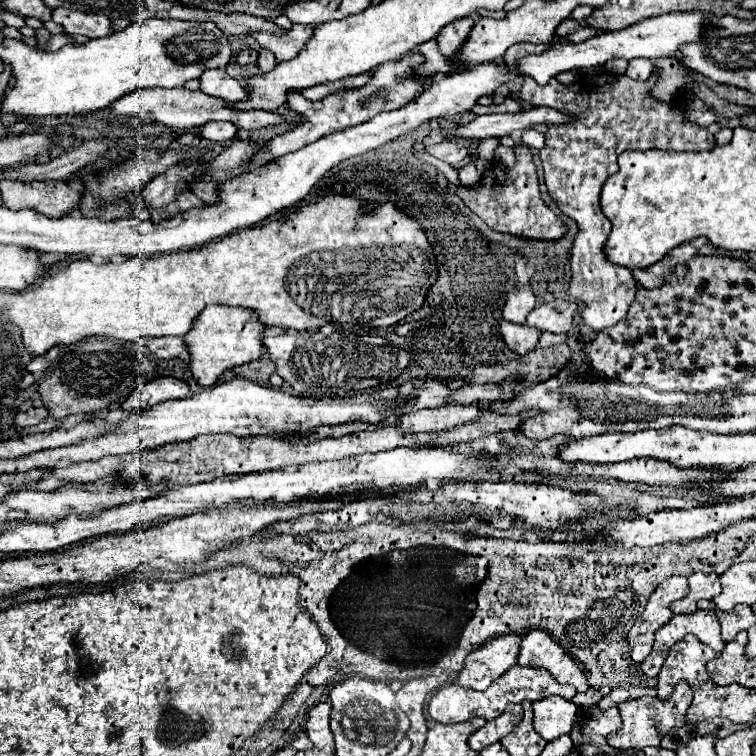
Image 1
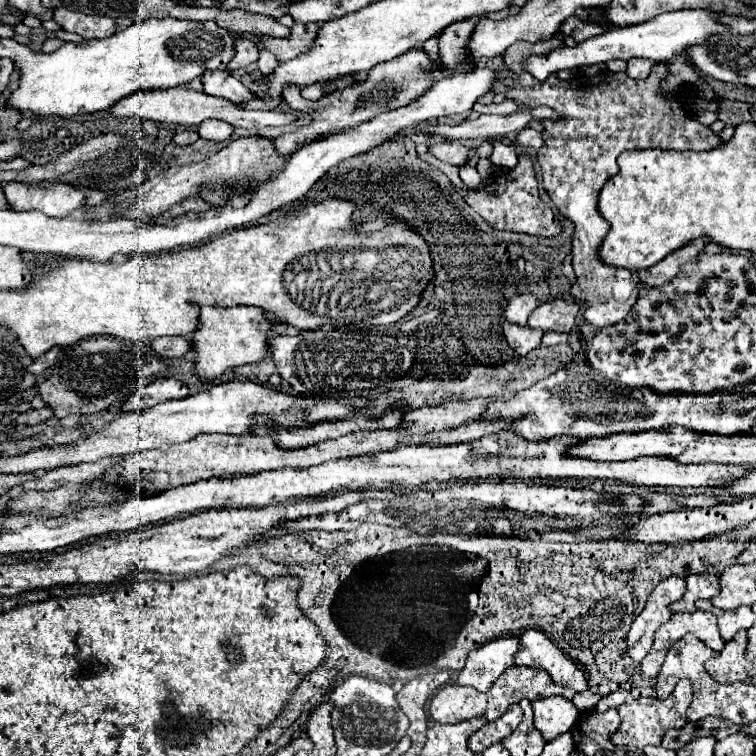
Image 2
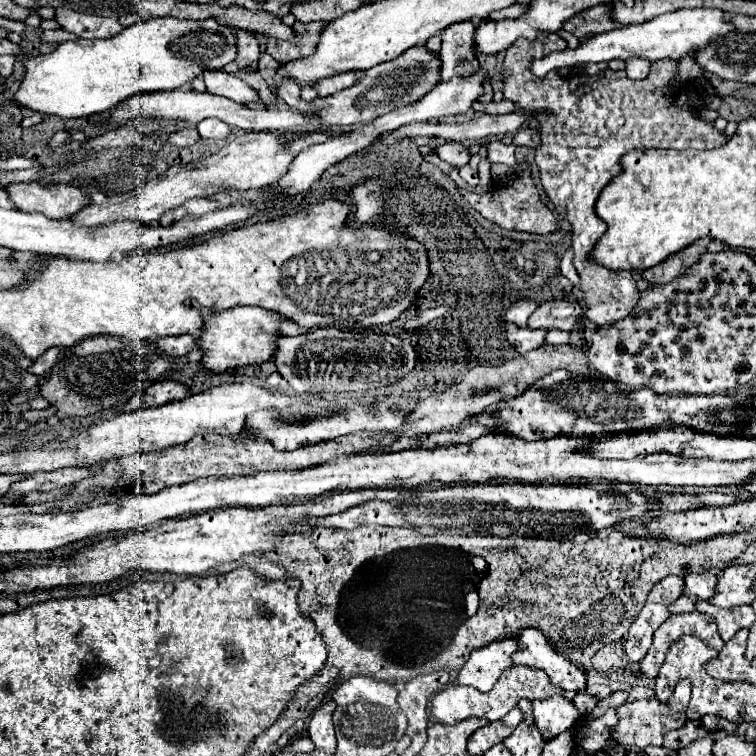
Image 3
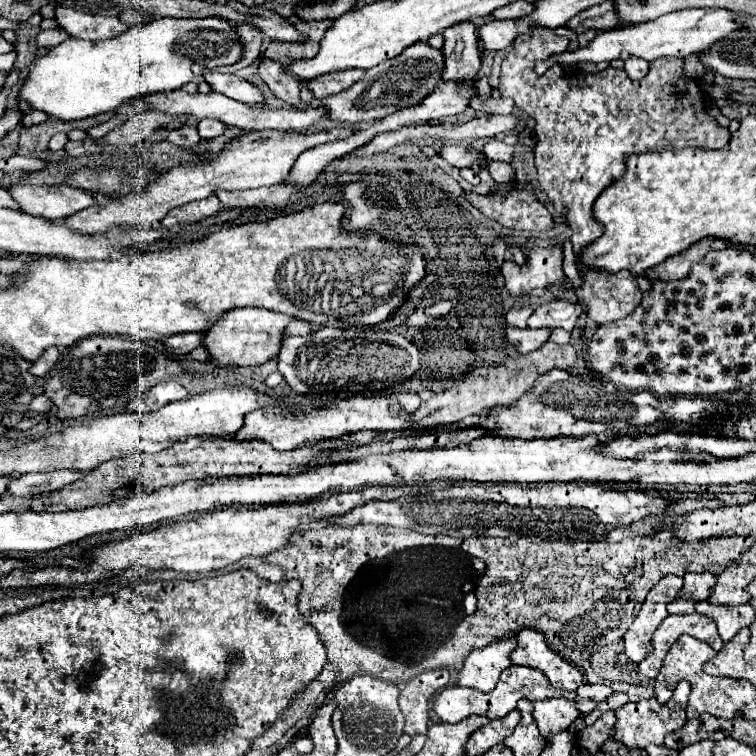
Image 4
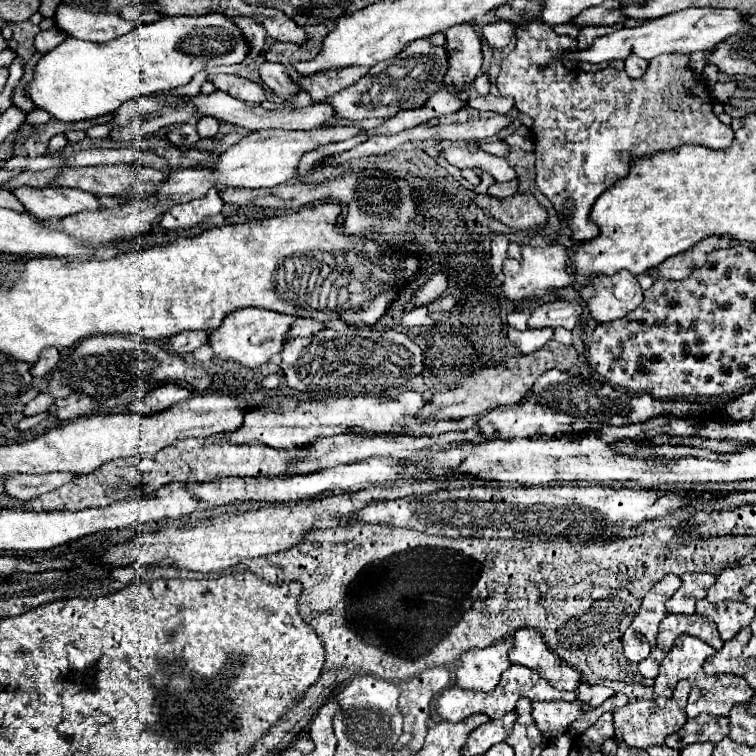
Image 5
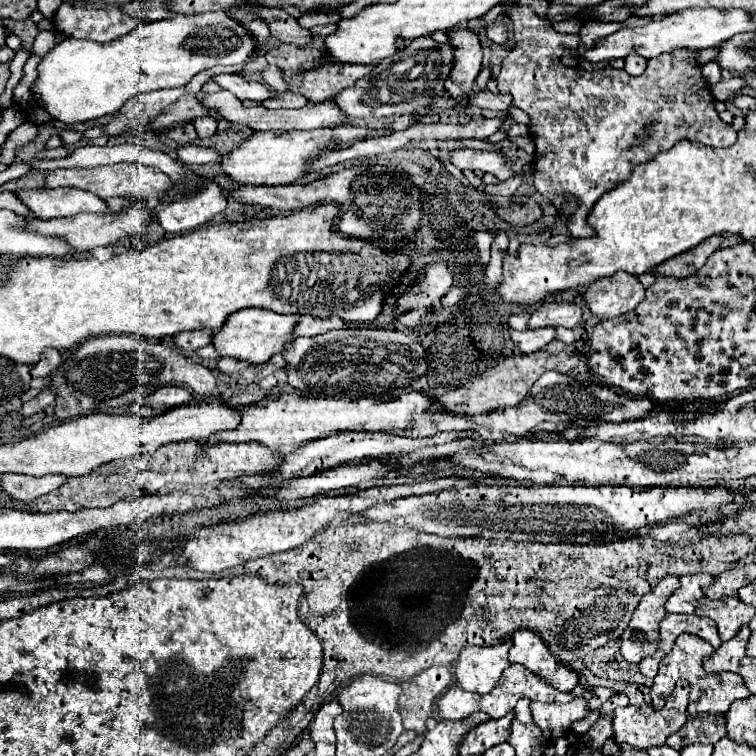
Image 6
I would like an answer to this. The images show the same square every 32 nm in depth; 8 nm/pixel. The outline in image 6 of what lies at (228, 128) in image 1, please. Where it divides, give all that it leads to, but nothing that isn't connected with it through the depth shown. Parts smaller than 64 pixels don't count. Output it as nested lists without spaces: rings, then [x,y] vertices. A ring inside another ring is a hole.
[[[202,116],[196,120],[196,132],[198,132],[198,138],[210,138],[216,134],[216,120],[212,116]]]

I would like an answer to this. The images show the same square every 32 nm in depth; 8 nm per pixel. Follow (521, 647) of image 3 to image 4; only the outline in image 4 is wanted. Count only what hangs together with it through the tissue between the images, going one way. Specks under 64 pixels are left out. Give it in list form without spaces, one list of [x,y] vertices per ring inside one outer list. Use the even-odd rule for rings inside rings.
[[[524,628],[518,632],[518,648],[512,652],[512,664],[542,670],[554,688],[558,690],[578,690],[584,684],[582,672],[558,656],[544,640],[538,630]]]

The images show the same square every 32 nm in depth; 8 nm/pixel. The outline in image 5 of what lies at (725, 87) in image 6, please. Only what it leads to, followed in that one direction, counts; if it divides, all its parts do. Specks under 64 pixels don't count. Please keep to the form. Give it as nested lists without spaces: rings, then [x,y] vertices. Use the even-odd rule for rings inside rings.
[[[730,81],[727,83],[716,82],[716,84],[711,84],[708,87],[710,96],[717,102],[728,101],[737,89],[738,84],[736,81]]]

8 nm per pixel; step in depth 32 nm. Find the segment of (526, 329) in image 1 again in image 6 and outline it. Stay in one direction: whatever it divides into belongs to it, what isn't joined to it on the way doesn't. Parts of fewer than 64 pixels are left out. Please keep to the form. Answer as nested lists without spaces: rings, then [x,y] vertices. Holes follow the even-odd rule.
[[[538,328],[538,330],[524,330],[524,332],[510,330],[512,342],[514,342],[524,354],[530,354],[530,352],[536,352],[536,350],[544,348],[548,342],[554,340],[554,334],[556,334],[554,328]]]

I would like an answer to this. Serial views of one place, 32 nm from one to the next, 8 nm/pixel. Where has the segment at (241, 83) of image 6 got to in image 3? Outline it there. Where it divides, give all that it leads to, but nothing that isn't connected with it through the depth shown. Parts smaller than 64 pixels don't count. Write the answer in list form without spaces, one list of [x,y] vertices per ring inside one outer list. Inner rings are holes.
[[[206,70],[204,72],[204,84],[206,84],[206,92],[230,98],[230,100],[240,102],[240,104],[260,100],[256,90],[252,90],[248,84],[244,84],[238,76],[222,72],[222,70],[214,70],[214,72]]]

